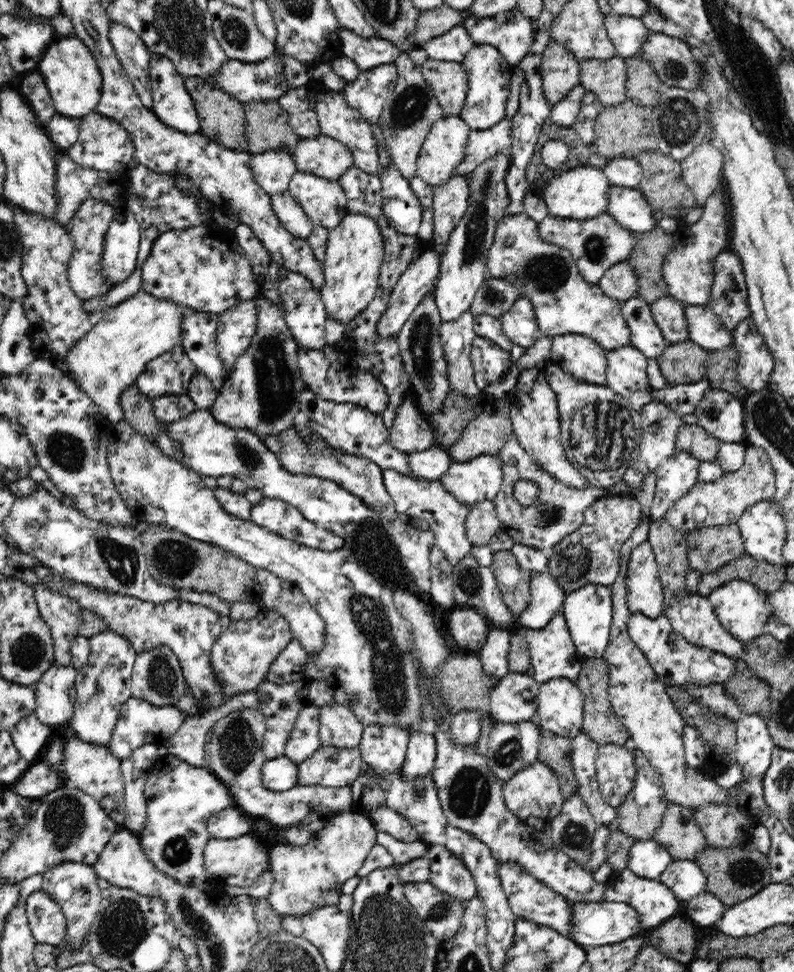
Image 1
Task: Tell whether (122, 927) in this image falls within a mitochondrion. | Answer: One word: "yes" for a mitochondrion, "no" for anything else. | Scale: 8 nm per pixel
yes

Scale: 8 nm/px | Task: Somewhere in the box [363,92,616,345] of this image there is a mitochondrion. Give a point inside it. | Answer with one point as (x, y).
(469, 246)

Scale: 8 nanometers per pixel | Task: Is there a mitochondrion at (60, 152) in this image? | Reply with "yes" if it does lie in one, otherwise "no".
no

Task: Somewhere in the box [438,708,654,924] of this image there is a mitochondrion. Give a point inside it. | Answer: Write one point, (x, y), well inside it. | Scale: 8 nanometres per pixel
(469, 791)

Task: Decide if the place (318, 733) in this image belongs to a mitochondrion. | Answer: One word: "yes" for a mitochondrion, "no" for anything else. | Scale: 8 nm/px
no

